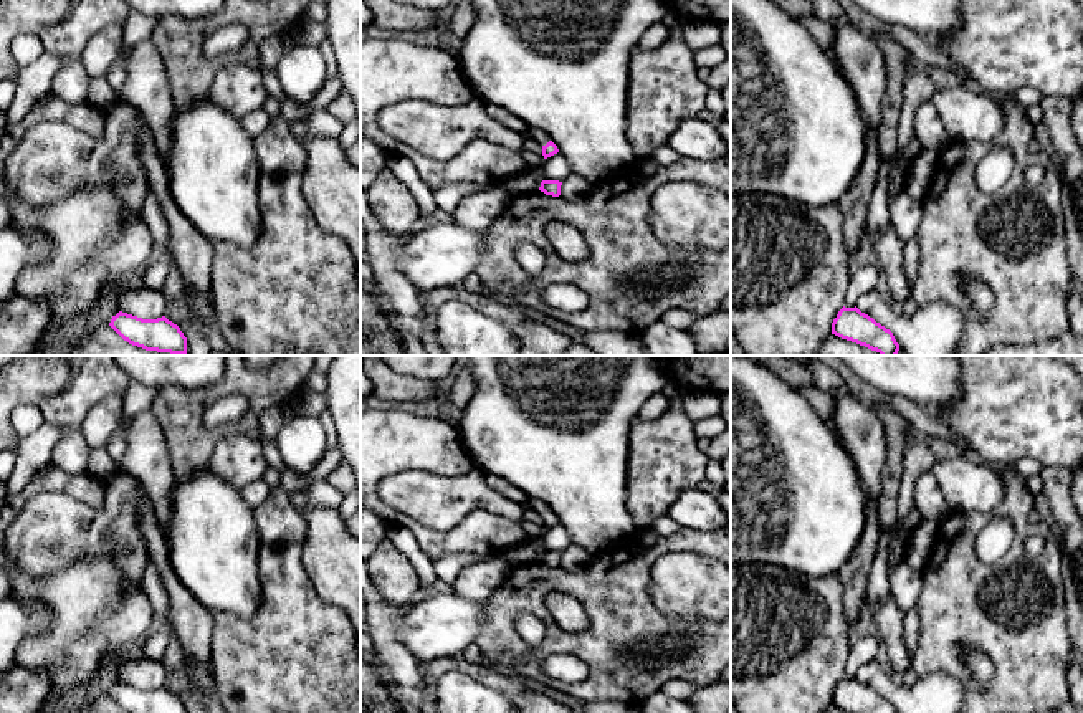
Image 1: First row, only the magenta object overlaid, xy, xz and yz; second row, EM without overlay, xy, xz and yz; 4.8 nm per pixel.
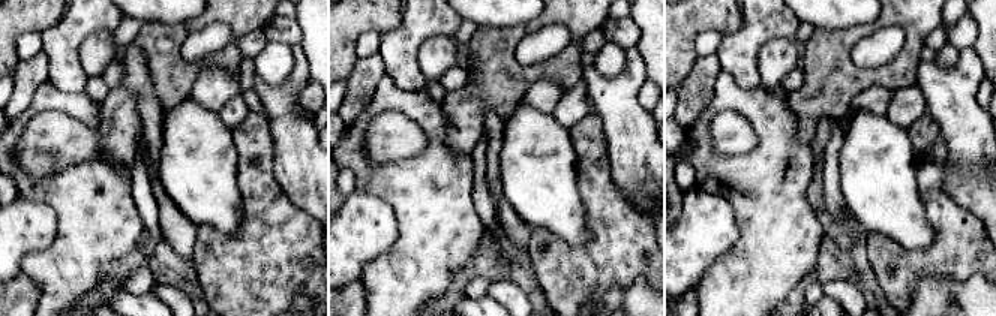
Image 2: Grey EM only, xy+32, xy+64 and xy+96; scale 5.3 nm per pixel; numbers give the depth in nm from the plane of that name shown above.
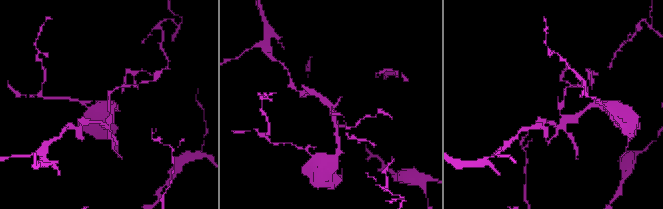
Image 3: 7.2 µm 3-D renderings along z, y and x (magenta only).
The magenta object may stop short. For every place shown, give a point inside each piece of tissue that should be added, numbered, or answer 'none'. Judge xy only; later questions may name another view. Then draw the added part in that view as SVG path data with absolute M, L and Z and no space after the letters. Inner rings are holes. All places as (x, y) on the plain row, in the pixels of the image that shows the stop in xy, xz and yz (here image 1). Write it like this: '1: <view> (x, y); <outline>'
none

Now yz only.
none

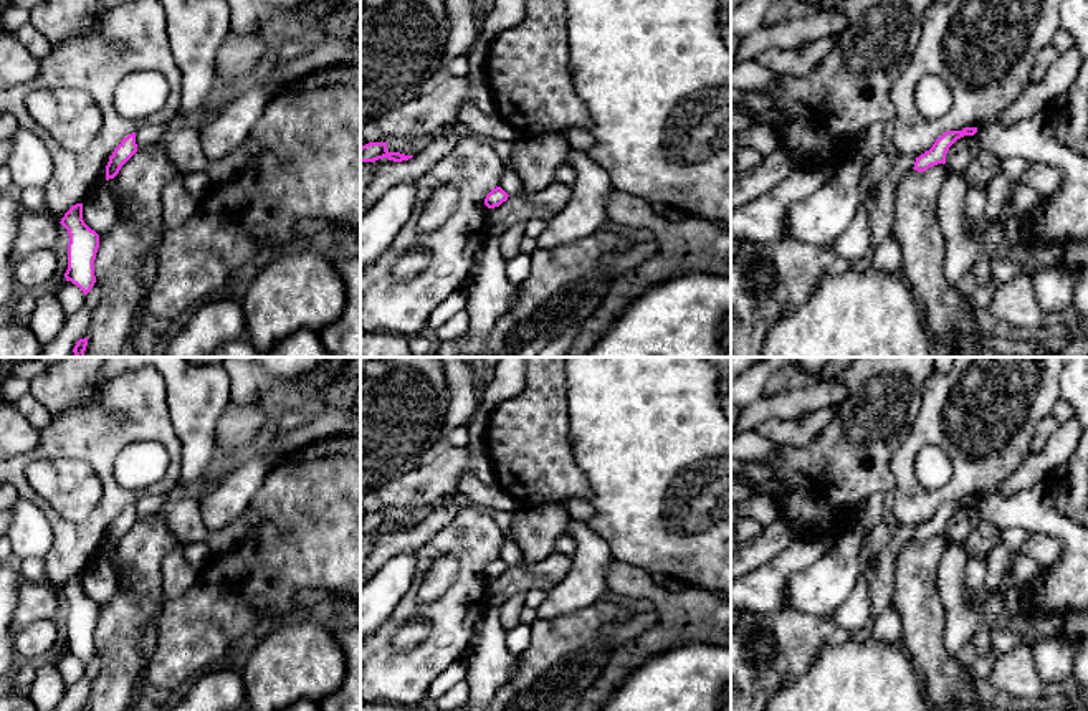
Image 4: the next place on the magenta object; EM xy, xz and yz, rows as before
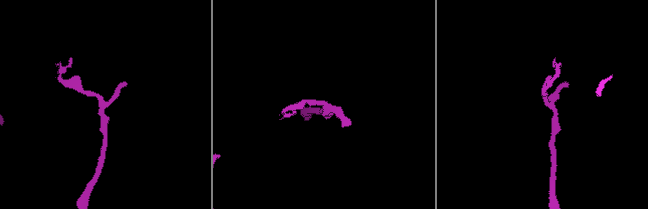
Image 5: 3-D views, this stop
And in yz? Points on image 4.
none

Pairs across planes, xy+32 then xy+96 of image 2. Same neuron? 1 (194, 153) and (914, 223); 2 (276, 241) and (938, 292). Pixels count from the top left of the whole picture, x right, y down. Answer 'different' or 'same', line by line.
1: same
2: different

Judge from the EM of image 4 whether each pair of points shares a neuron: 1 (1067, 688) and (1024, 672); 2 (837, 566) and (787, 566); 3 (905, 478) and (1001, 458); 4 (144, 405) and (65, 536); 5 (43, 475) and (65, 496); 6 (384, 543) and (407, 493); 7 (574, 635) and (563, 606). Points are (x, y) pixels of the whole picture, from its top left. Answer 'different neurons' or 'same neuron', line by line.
1: same neuron
2: different neurons
3: same neuron
4: same neuron
5: same neuron
6: different neurons
7: different neurons

